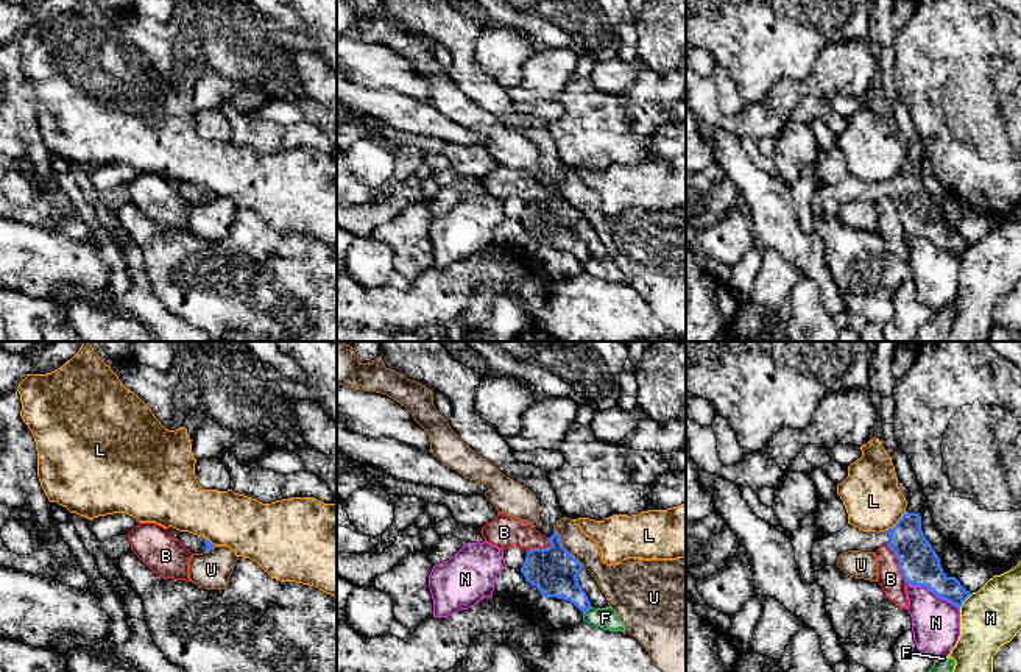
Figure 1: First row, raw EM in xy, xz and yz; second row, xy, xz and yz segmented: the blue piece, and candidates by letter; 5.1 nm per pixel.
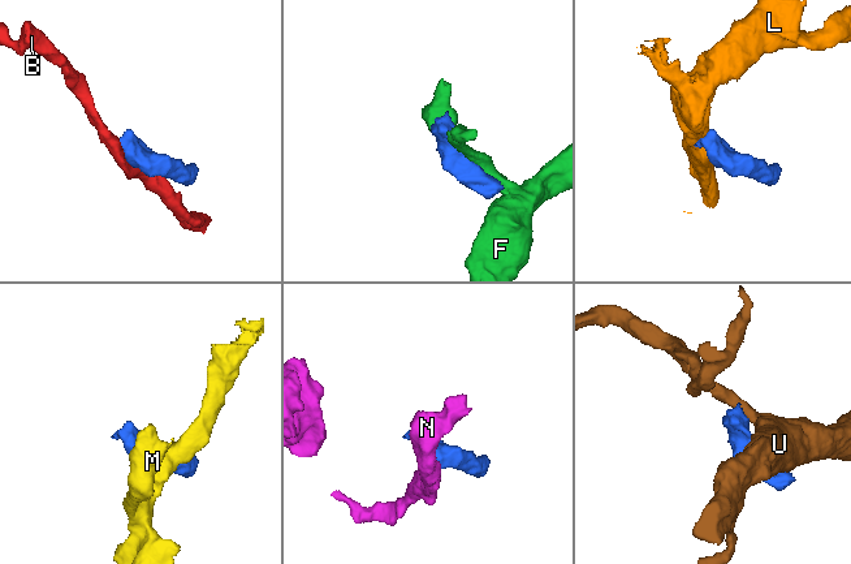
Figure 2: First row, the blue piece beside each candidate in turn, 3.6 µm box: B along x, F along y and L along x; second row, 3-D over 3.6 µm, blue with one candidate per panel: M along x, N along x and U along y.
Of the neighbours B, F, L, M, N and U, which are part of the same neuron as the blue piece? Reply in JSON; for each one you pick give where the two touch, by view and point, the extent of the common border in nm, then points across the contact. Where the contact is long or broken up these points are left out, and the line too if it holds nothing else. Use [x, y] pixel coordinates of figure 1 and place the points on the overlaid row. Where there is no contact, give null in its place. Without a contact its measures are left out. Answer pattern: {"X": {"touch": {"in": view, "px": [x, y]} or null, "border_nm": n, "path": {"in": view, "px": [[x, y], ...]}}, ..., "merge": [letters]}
{"merge": []}

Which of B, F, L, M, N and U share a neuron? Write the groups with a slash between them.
B / F / L / M / N / U

